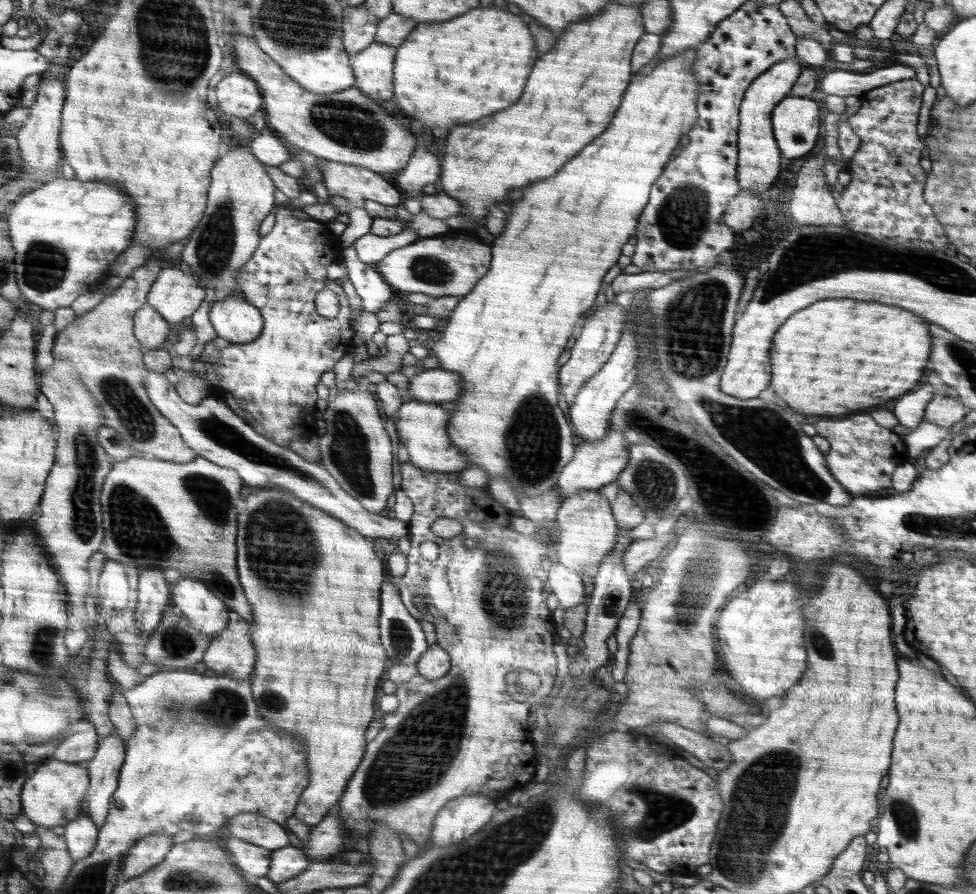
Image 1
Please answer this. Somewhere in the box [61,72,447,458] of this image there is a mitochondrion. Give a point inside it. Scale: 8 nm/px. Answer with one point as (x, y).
(359, 128)

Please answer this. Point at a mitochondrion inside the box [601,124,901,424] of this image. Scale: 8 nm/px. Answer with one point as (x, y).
(694, 320)

